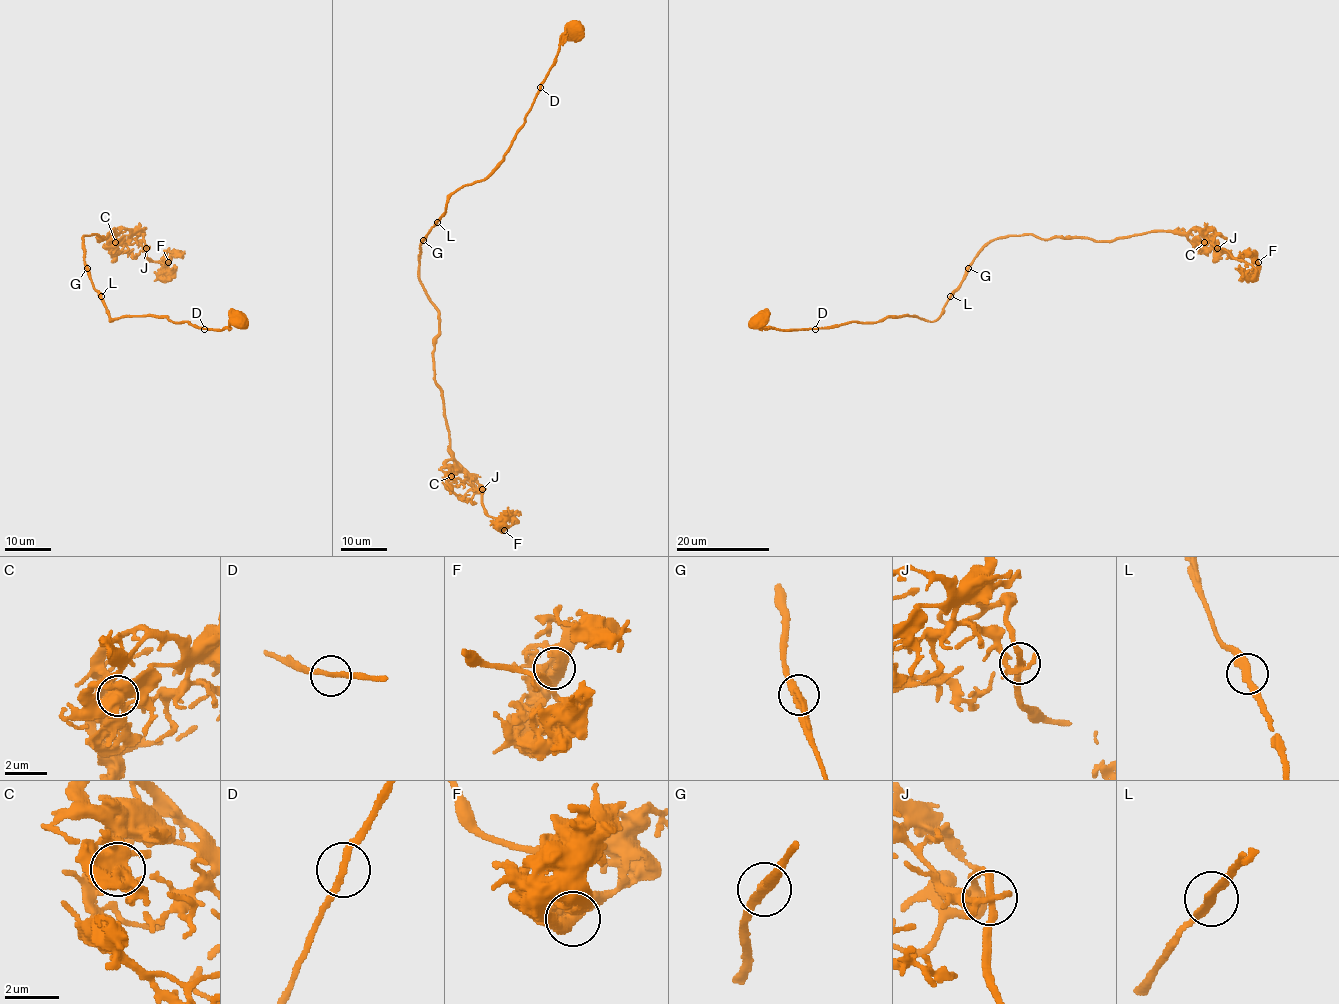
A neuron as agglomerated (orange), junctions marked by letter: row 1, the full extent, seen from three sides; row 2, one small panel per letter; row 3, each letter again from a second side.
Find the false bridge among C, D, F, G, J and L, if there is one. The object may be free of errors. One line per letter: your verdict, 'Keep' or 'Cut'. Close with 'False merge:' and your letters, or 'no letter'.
C: Keep
D: Keep
F: Keep
G: Keep
J: Keep
L: Keep
False merge: no letter

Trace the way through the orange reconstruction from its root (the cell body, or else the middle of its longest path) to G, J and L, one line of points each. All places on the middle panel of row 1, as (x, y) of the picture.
G: (575, 30), (565, 29), (556, 61), (504, 159), (485, 178), (457, 188), (450, 195), (446, 211), (423, 239)
J: (575, 30), (504, 159), (450, 195), (420, 244), (450, 453), (482, 489)
L: (575, 30), (565, 29), (556, 61), (504, 159), (485, 178), (457, 188), (436, 222)

